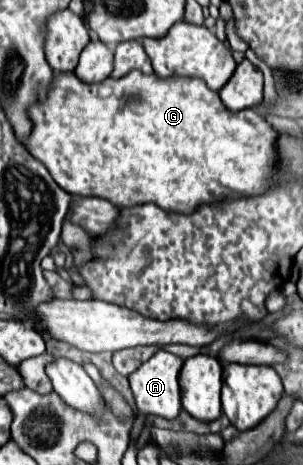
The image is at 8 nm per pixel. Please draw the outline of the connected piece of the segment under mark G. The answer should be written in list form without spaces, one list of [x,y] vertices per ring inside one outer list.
[[[57,72],[49,84],[49,90],[45,94],[43,100],[35,102],[29,106],[29,118],[33,122],[31,132],[27,134],[27,138],[23,140],[27,152],[31,152],[33,158],[37,158],[53,176],[53,180],[67,190],[73,196],[99,196],[109,200],[111,204],[125,208],[125,206],[137,206],[137,204],[145,204],[145,202],[155,202],[157,206],[161,206],[167,212],[187,212],[191,214],[199,204],[211,204],[211,202],[219,202],[227,196],[231,198],[239,198],[239,196],[255,196],[255,194],[263,194],[265,188],[269,188],[273,184],[273,174],[275,170],[275,138],[277,132],[273,130],[273,126],[257,112],[257,110],[241,110],[241,112],[231,112],[223,106],[221,98],[217,92],[209,90],[207,84],[201,78],[179,78],[179,76],[171,76],[171,78],[159,78],[155,74],[145,76],[143,72],[129,72],[127,76],[115,80],[115,78],[105,78],[103,82],[97,84],[87,84],[83,80],[79,80],[73,72]]]

